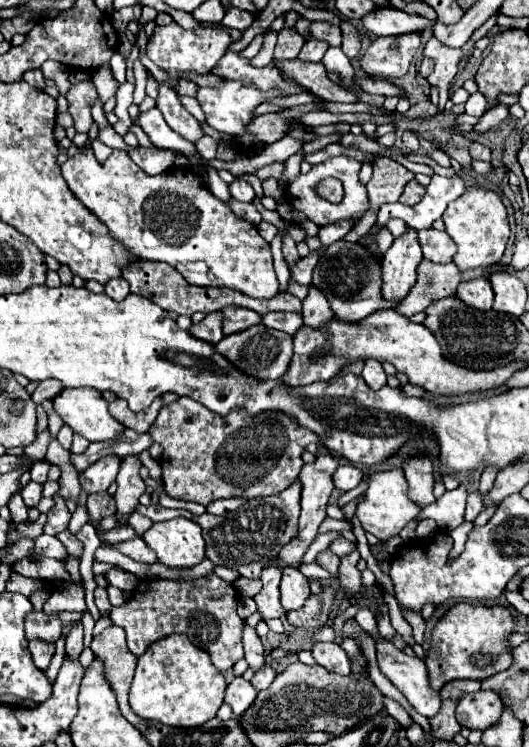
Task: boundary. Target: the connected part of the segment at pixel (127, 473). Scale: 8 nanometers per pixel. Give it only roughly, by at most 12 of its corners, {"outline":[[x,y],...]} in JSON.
{"outline":[[125,456],[117,480],[117,526],[127,526],[145,482],[139,458]]}

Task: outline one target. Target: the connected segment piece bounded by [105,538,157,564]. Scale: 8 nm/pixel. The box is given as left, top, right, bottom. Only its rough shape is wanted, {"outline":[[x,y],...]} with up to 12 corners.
{"outline":[[143,538],[105,544],[135,562],[157,562],[155,552]]}

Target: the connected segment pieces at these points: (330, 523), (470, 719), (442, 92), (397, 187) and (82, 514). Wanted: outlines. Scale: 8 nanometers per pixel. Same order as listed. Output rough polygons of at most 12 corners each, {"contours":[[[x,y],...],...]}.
{"contours":[[[325,518],[319,532],[329,530],[351,530],[351,522]],[[493,690],[461,698],[455,714],[461,726],[485,730],[503,712]],[[435,38],[423,50],[435,64],[427,78],[439,89],[443,110],[457,74],[461,50],[441,46]],[[391,158],[373,162],[371,208],[397,202],[415,174]],[[87,492],[71,516],[69,534],[77,534],[87,522]]]}

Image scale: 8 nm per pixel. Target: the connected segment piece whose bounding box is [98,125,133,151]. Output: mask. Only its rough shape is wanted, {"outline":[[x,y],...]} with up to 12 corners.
{"outline":[[112,125],[99,130],[98,140],[112,149],[132,150]]}

